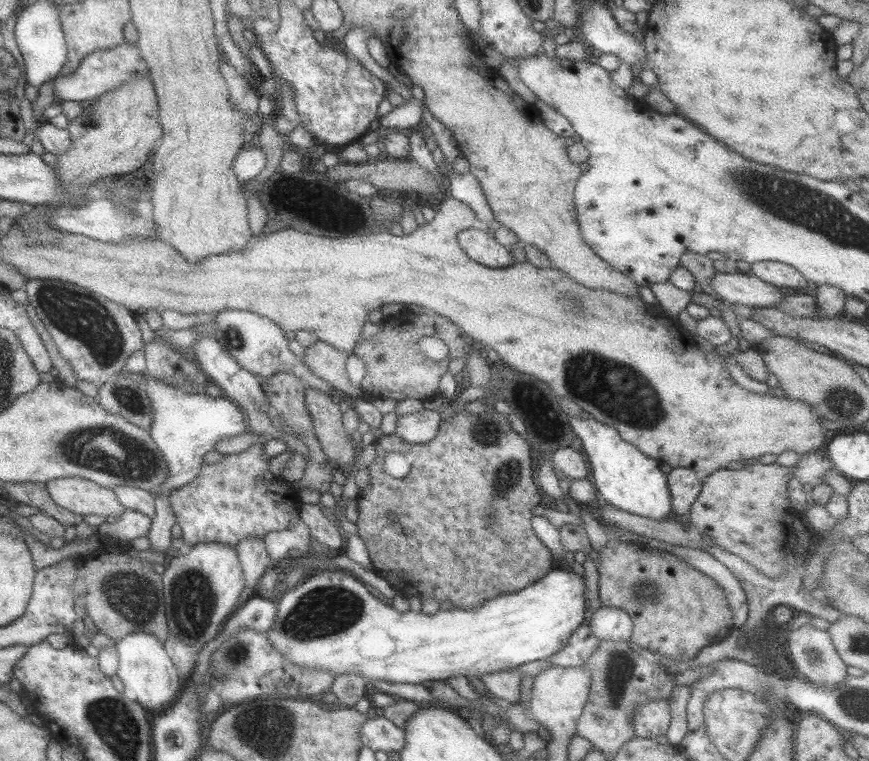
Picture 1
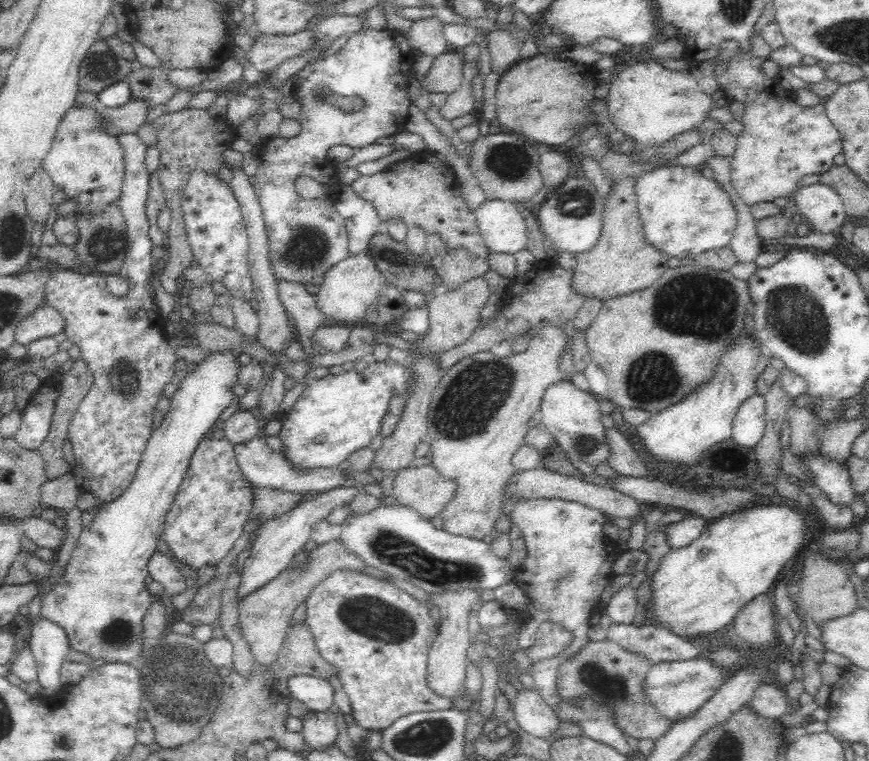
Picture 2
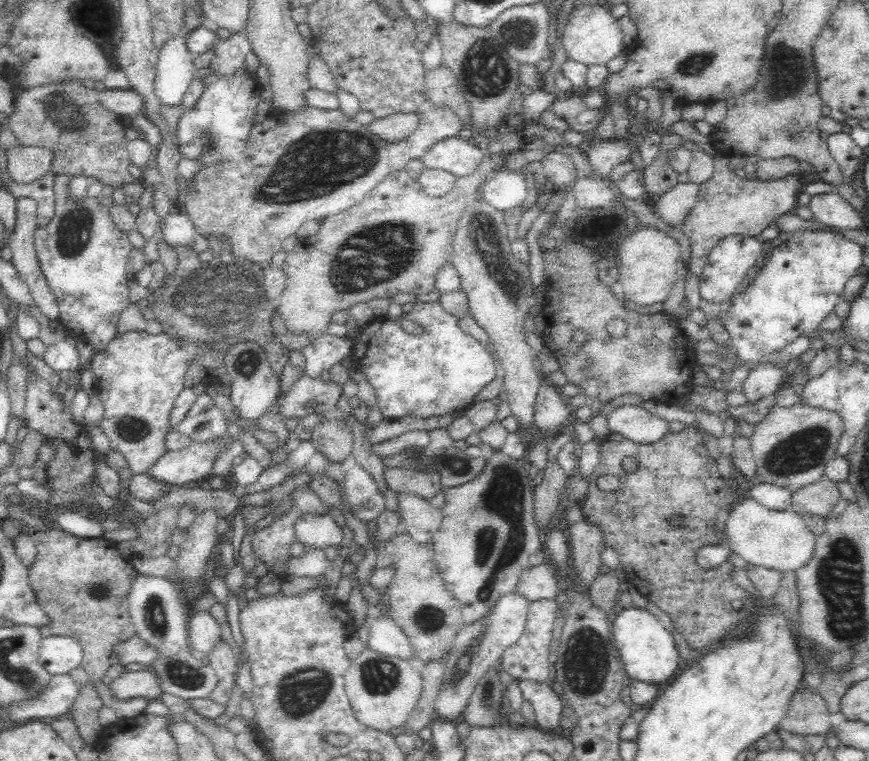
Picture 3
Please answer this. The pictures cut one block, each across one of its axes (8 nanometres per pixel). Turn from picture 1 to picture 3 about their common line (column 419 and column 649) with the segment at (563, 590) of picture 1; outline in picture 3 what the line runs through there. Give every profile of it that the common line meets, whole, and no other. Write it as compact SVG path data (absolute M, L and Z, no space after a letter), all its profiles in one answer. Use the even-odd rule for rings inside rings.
M631 606L623 608L611 619L612 642L618 648L628 680L652 684L652 682L666 682L672 675L679 673L682 666L673 636L660 624L658 617L644 609Z

